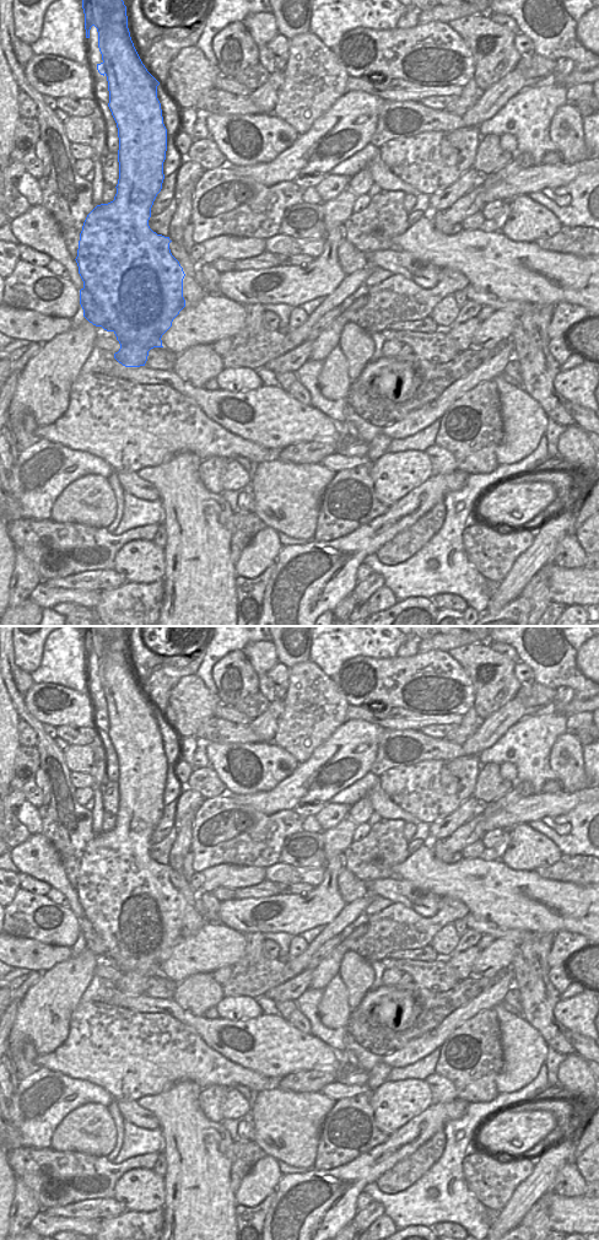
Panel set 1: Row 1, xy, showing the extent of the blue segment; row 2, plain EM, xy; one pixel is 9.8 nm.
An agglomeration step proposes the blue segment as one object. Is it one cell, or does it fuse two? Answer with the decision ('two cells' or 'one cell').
two cells

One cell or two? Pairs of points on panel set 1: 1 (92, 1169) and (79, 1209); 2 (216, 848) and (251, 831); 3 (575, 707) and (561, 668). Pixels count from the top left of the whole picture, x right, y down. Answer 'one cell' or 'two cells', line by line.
1: two cells
2: one cell
3: two cells

